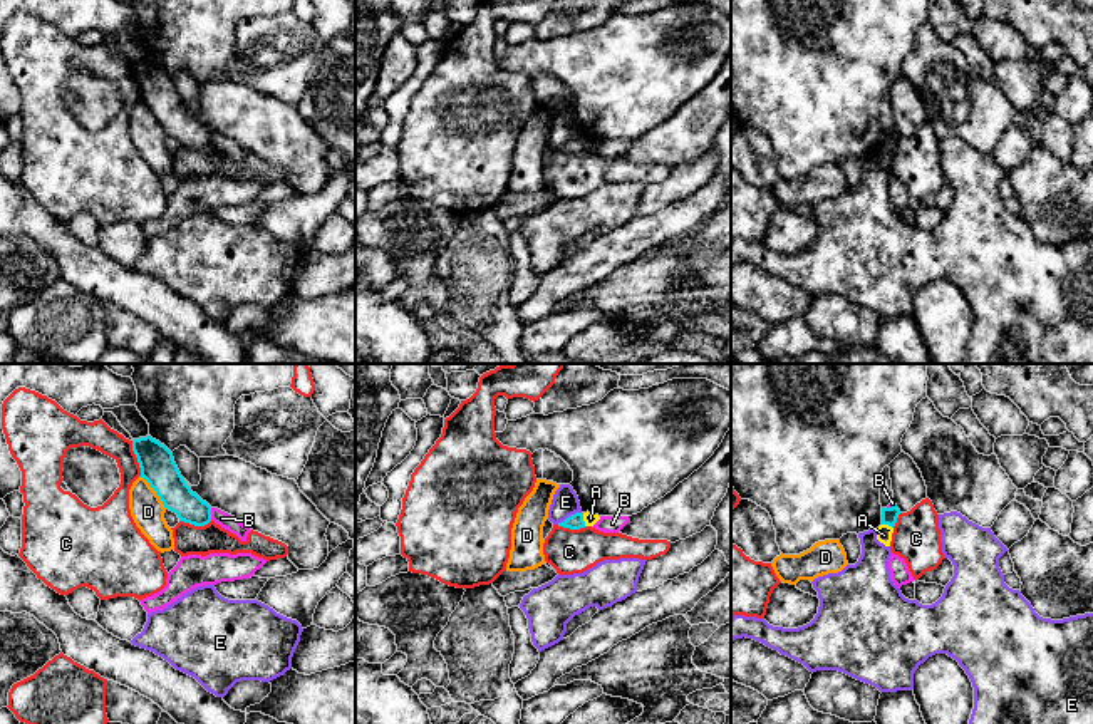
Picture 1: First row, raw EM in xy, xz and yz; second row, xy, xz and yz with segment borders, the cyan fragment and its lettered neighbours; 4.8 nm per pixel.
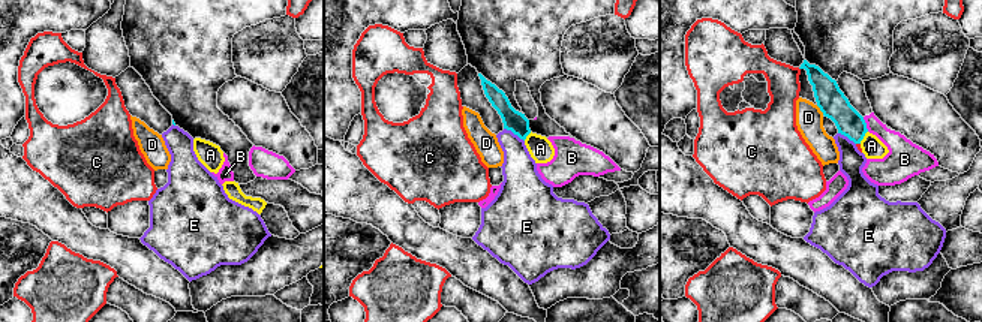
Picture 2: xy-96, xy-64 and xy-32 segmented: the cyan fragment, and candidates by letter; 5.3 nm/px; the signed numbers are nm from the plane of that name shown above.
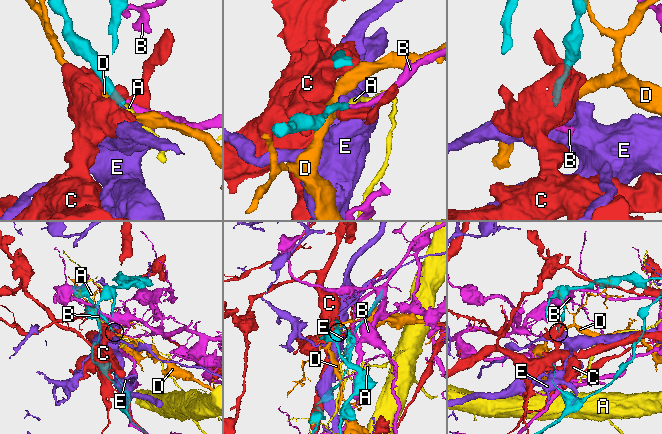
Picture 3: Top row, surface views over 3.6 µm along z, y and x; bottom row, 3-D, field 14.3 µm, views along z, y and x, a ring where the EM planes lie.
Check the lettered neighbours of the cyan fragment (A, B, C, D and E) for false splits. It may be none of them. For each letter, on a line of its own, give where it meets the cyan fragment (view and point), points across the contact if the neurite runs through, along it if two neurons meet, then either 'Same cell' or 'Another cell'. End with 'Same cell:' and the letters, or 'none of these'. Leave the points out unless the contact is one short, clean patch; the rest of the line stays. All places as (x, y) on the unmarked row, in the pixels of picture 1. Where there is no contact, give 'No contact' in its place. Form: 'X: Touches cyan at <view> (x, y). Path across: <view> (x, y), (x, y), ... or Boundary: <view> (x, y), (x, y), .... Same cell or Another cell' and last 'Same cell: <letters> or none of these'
A: Touches cyan at xz (582, 144). Boundary: xz (582, 138), (585, 149). Another cell
B: Touches cyan at xy (210, 138). Another cell
C: Touches cyan at xy (136, 81). Another cell
D: Touches cyan at xy (155, 114). Boundary: xy (139, 101), (166, 133). Another cell
E: Touches cyan at xz (569, 141). Boundary: xz (580, 136), (557, 148). Another cell
Same cell: none of these

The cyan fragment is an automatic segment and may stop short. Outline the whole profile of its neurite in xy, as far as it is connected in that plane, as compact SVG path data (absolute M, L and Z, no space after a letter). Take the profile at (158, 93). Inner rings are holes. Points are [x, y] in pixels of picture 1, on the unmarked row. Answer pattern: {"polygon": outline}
{"polygon": "M151 60L132 64L132 75L141 92L141 102L156 116L164 132L179 146L205 151L211 146L211 131L183 104L173 77Z"}

